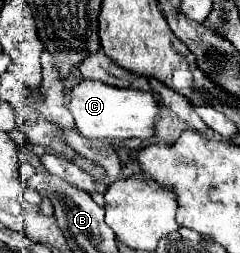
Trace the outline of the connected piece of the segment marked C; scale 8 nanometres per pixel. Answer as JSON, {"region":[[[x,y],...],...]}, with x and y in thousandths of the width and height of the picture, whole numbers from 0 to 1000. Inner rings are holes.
{"region":[[[338,320],[296,360],[288,439],[313,462],[321,518],[371,549],[454,549],[521,557],[546,542],[629,549],[646,534],[646,470],[663,455],[663,399],[629,360],[588,352],[504,352],[438,336],[421,320]]]}

